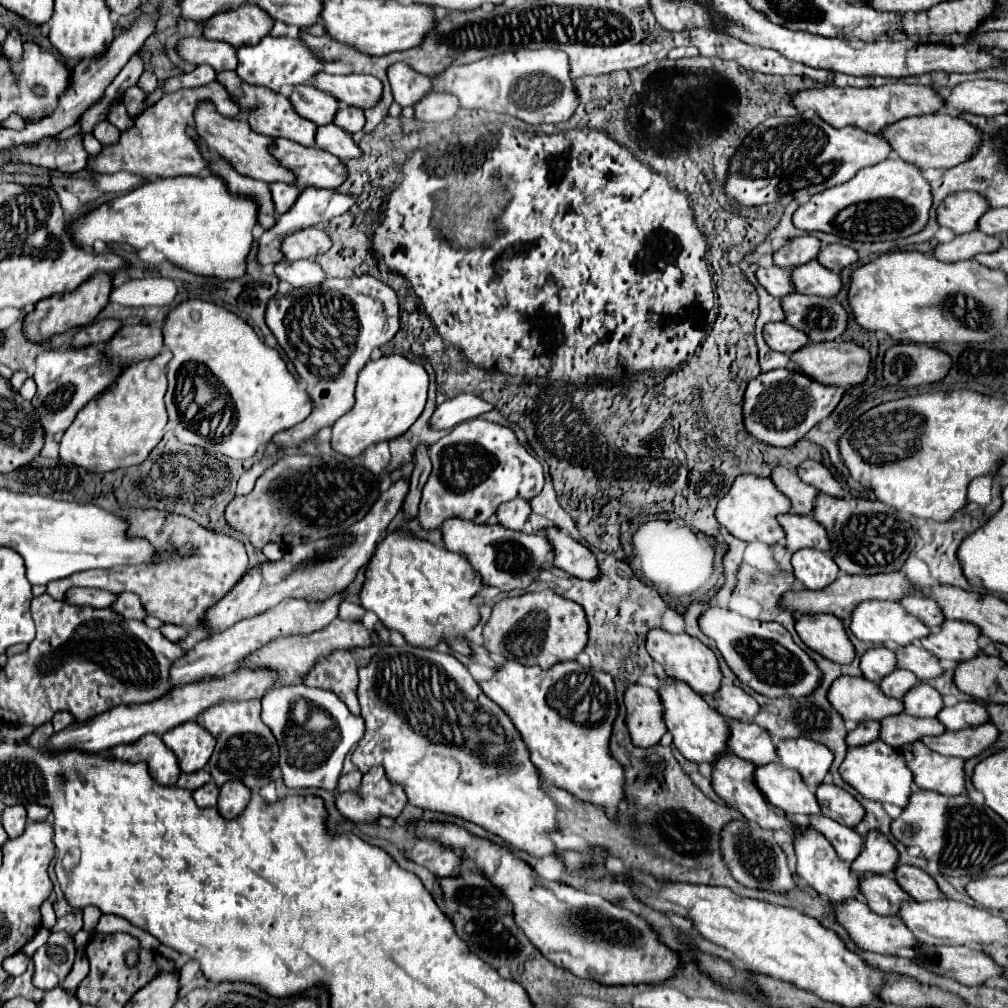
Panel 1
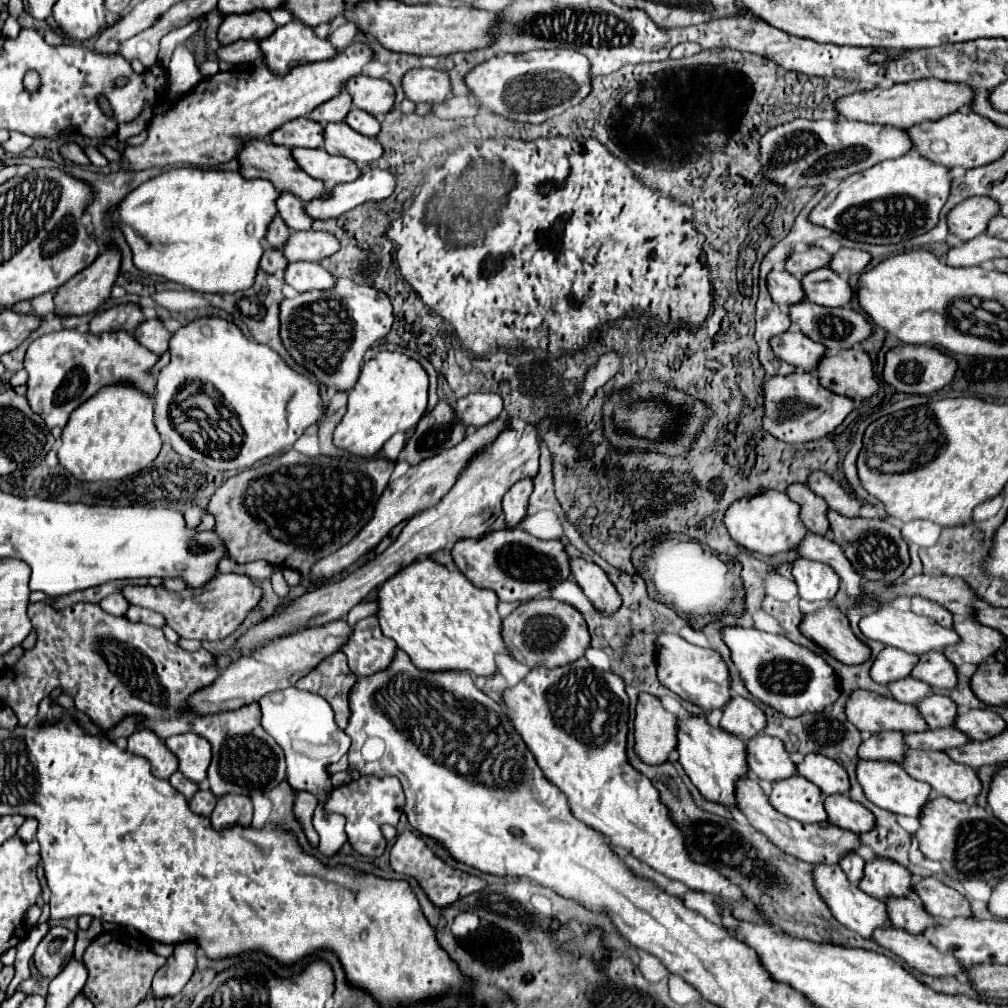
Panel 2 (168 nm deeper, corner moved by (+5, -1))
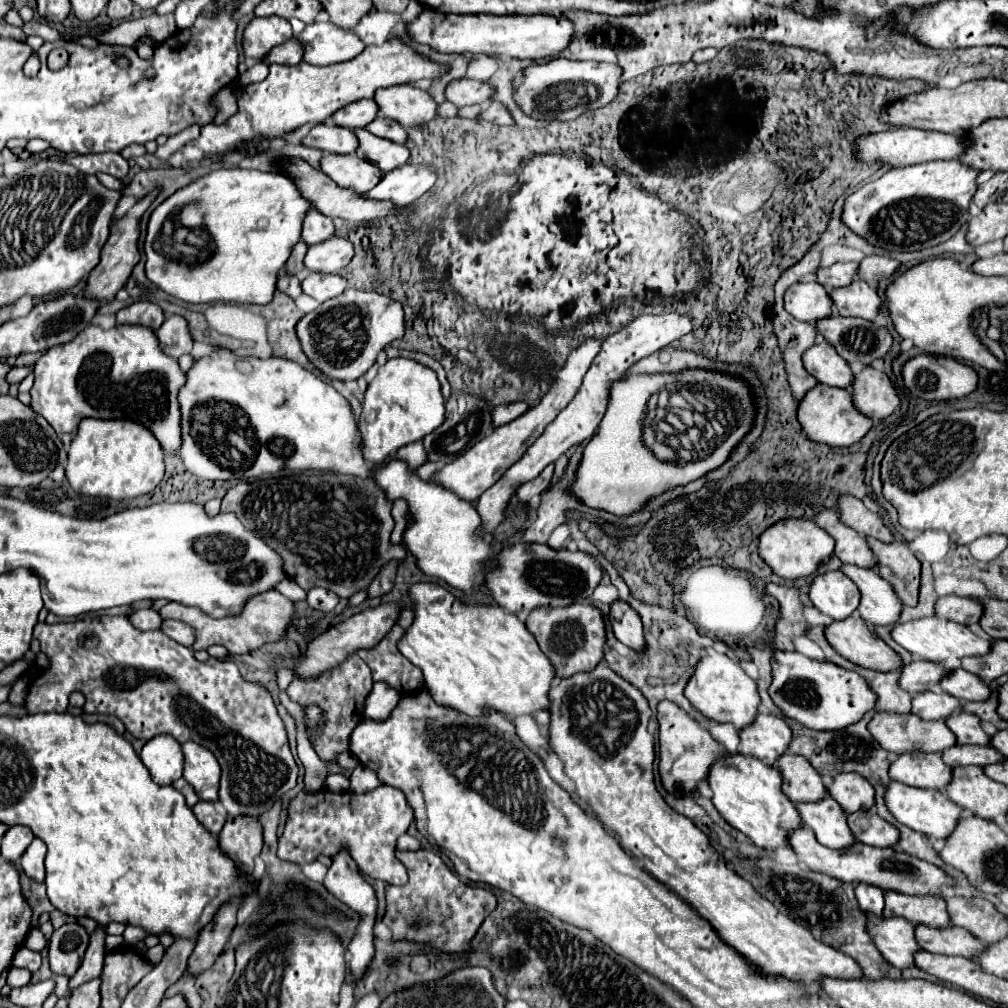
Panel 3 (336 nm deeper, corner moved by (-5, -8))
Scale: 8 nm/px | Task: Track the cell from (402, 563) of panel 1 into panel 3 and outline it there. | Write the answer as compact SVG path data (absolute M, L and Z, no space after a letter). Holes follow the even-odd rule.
M436 582L412 584L408 598L412 602L414 622L400 638L398 650L424 672L426 686L438 704L452 706L470 716L478 716L486 708L494 708L508 716L532 714L534 710L548 708L548 690L554 678L554 668L516 614L498 604L466 604Z

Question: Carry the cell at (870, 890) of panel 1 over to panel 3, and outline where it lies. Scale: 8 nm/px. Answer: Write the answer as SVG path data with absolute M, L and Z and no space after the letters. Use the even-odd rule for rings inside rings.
M916 924L914 928L916 928L916 940L920 948L928 952L972 958L976 952L984 948L984 944L978 938L974 938L964 928L952 924L948 928L924 928L922 924Z

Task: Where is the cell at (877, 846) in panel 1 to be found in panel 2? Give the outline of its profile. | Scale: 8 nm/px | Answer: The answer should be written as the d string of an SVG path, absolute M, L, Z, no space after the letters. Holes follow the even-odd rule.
M872 859L866 863L858 887L880 901L890 897L908 897L912 891L912 873L890 859Z

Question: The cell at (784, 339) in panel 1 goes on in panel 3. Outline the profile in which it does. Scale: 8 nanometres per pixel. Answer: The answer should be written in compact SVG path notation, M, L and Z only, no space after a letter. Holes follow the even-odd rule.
M820 342L808 348L808 352L802 356L802 364L822 384L848 388L852 382L852 370L848 362L844 362L828 342Z

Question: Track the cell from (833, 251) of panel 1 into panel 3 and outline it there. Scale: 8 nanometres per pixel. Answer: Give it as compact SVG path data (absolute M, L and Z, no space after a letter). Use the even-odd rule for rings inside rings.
M866 256L860 266L858 266L858 280L864 280L866 284L876 286L880 280L890 278L896 268L900 266L900 262L892 260L892 258L884 258L884 256Z

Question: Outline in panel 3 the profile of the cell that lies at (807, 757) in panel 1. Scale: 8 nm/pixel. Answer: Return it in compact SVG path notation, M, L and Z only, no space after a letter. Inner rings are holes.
M842 772L840 776L834 776L828 790L830 790L830 796L848 814L856 812L860 808L868 810L868 808L874 806L874 788L862 776Z

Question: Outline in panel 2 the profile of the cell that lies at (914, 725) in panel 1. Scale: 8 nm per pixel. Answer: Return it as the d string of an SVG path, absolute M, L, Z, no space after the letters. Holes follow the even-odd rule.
M956 727L934 731L928 729L926 733L908 733L904 737L910 749L924 749L924 751L948 751L952 747L962 747L970 741L970 737Z

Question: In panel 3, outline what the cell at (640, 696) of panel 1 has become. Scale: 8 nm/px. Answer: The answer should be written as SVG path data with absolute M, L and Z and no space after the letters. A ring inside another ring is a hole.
M664 700L658 704L658 738L660 738L660 778L668 792L674 794L688 794L696 790L696 784L708 776L710 766L726 752L706 728L702 728L694 718L690 718L684 710L676 704Z

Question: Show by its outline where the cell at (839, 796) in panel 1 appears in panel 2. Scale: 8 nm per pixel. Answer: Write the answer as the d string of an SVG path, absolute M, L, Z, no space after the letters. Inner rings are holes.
M834 795L824 801L828 821L832 825L838 825L842 829L854 831L854 833L868 833L874 829L876 819L874 815L860 803L848 799L846 795Z

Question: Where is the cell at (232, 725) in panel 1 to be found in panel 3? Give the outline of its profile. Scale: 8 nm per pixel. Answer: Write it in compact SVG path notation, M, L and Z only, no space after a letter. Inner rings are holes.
M86 616L60 624L38 622L34 626L34 638L40 640L40 650L46 654L48 666L32 680L28 688L28 714L64 712L68 696L78 690L86 696L84 712L120 718L126 730L138 740L146 742L158 734L168 734L180 744L188 740L202 744L218 758L222 766L218 798L230 816L260 816L296 786L298 766L290 752L284 722L272 704L270 692L260 684L246 682L232 660L208 658L206 662L198 662L190 648L172 642L160 630L136 630L126 616Z

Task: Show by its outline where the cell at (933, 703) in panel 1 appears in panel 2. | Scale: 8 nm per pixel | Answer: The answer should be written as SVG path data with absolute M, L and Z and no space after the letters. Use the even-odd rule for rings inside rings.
M930 695L926 701L918 703L918 711L930 725L930 729L952 727L958 715L958 705L944 695Z

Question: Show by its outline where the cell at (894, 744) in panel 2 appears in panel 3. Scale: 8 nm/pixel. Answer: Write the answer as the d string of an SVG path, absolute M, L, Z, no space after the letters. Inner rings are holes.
M908 752L890 762L888 774L892 780L916 788L944 788L952 778L952 768L946 766L940 754Z

